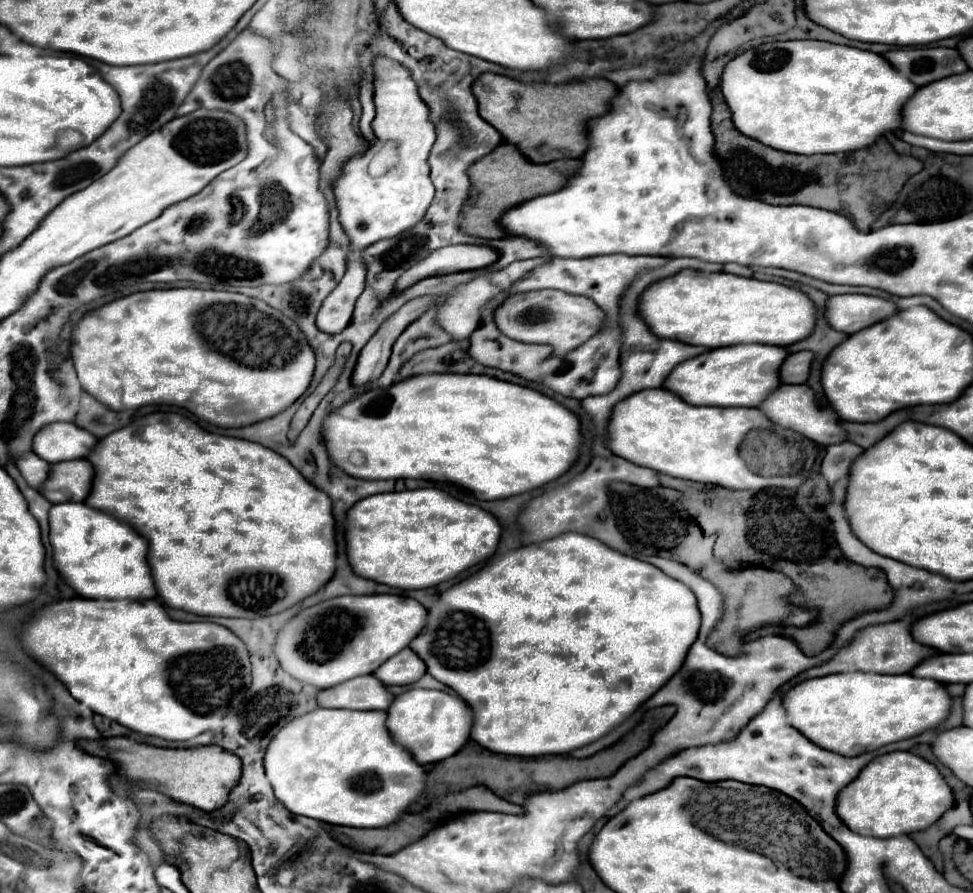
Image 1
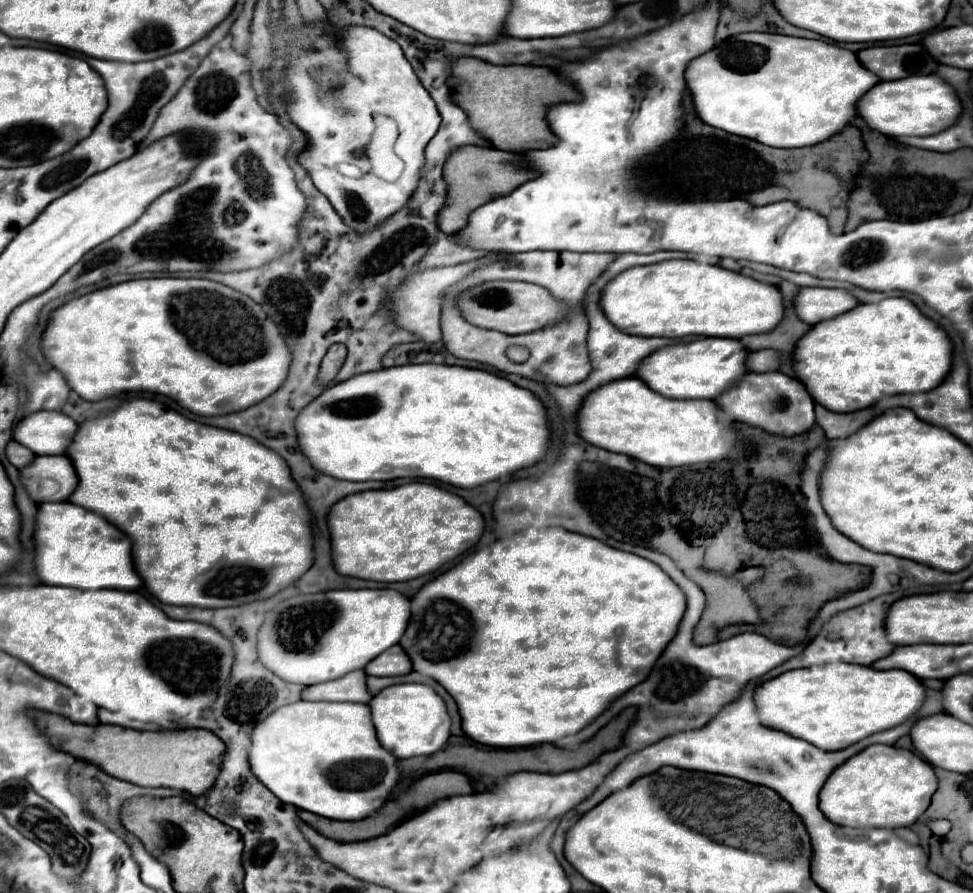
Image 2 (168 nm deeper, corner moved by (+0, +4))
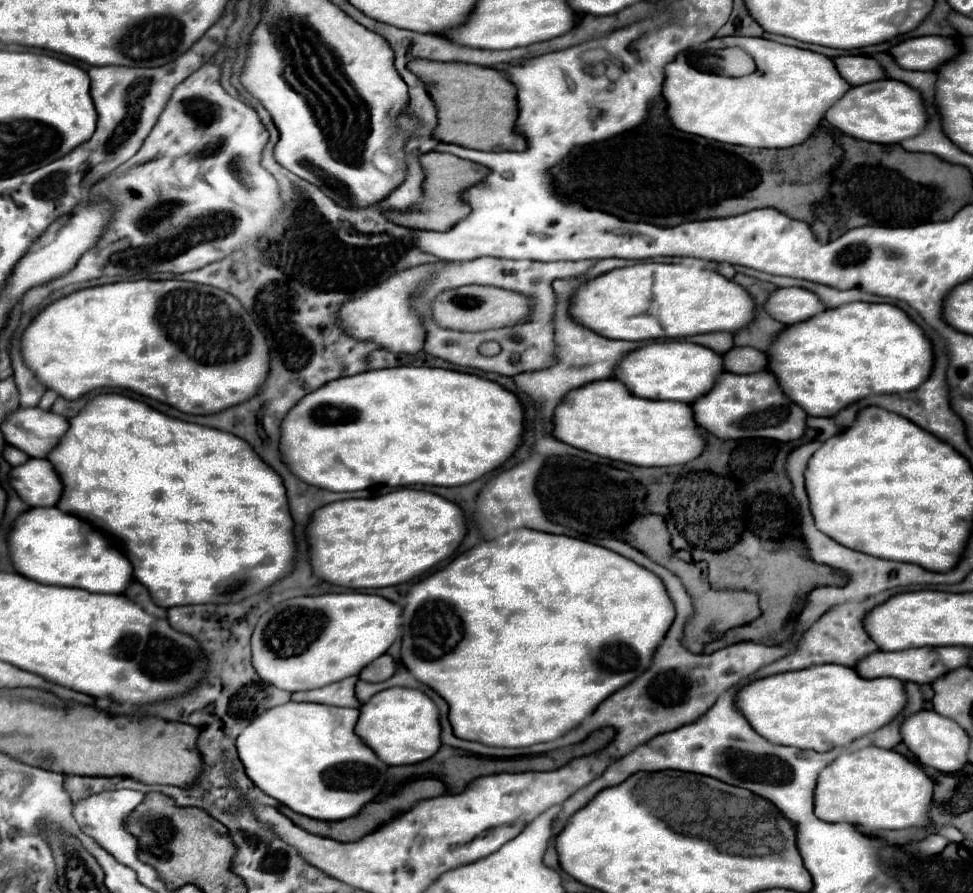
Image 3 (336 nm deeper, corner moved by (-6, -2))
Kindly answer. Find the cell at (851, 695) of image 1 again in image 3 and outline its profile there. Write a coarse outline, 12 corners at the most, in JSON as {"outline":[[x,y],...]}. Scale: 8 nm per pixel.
{"outline":[[823,664],[735,694],[773,744],[827,752],[889,724],[901,680]]}

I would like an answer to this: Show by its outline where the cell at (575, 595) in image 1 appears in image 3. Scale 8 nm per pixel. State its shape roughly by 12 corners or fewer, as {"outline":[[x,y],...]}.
{"outline":[[519,528],[405,598],[457,738],[551,742],[651,664],[633,560]]}

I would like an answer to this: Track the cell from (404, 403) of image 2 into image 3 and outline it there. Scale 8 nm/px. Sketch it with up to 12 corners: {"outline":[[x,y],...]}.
{"outline":[[397,366],[281,422],[303,482],[461,486],[505,464],[499,384]]}

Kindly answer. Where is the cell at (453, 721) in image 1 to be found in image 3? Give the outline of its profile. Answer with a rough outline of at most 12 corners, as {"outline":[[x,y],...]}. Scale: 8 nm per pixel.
{"outline":[[389,688],[361,704],[355,734],[387,766],[441,746],[437,706]]}

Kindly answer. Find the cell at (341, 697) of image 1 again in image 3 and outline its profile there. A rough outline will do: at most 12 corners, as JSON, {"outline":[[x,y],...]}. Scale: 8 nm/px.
{"outline":[[357,676],[323,688],[295,692],[293,702],[359,708]]}

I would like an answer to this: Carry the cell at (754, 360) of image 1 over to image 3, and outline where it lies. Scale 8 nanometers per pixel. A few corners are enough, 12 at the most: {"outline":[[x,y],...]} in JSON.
{"outline":[[663,340],[619,360],[639,398],[691,404],[723,372],[721,354]]}

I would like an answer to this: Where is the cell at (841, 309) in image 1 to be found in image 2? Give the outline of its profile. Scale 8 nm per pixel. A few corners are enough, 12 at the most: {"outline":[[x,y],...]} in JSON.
{"outline":[[801,288],[795,310],[807,324],[851,312],[847,290]]}

